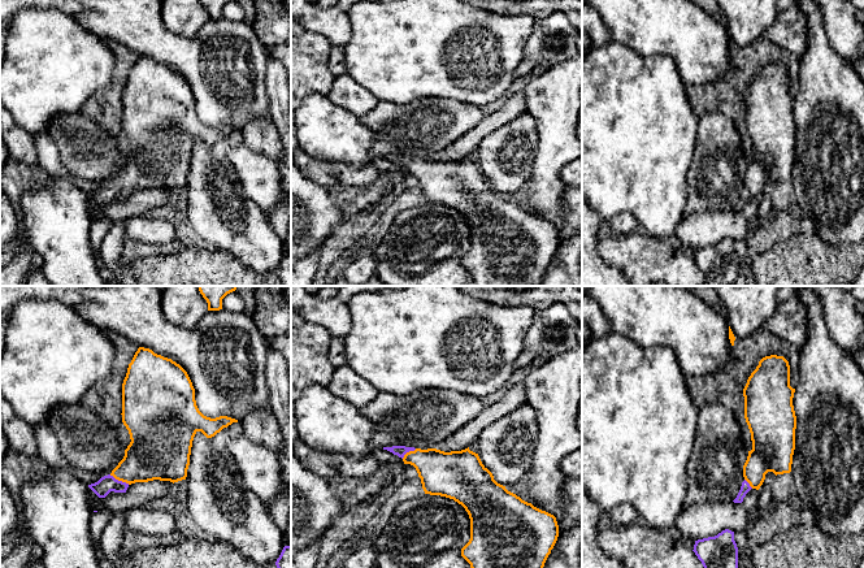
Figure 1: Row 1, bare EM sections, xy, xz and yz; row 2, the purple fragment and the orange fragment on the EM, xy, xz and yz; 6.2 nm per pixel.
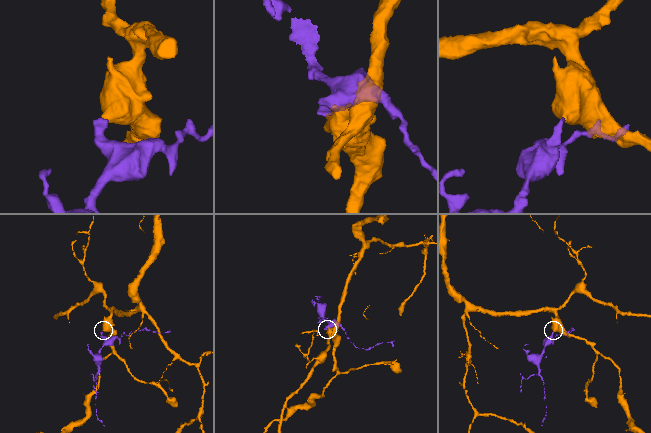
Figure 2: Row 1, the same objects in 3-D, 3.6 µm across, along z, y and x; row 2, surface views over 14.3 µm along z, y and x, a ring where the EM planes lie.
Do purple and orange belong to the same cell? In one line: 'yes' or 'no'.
yes

